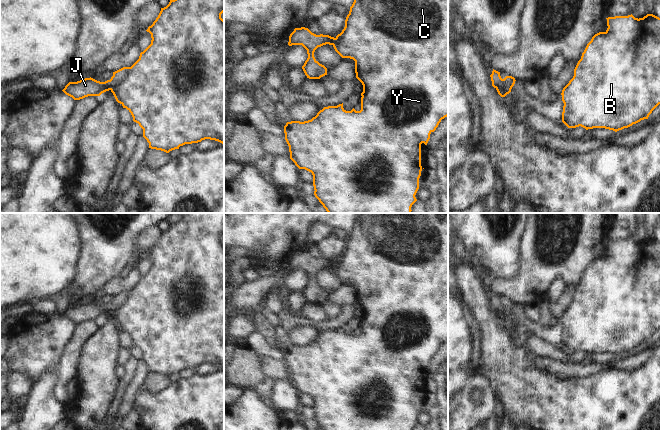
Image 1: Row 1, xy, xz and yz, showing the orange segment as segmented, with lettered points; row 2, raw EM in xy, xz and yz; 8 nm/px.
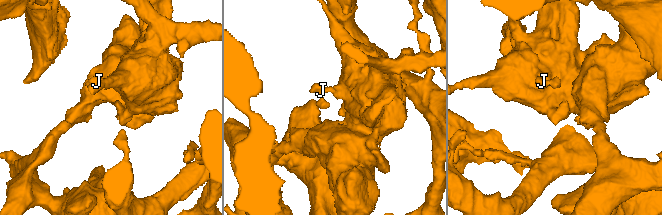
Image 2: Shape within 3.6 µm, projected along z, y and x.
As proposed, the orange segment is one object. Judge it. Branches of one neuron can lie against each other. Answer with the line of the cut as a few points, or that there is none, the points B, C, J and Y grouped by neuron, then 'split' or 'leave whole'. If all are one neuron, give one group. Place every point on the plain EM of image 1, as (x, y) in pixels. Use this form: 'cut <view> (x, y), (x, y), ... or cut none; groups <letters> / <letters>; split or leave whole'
cut xy (130, 291), (126, 299), (110, 313); groups B C Y / J; split

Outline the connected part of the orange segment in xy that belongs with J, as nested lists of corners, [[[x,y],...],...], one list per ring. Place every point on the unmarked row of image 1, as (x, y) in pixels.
[[[123,291],[113,296],[111,303],[105,306],[97,305],[91,301],[77,306],[69,306],[62,315],[74,324],[80,324],[88,320],[100,320],[121,306],[129,292],[130,291]]]

